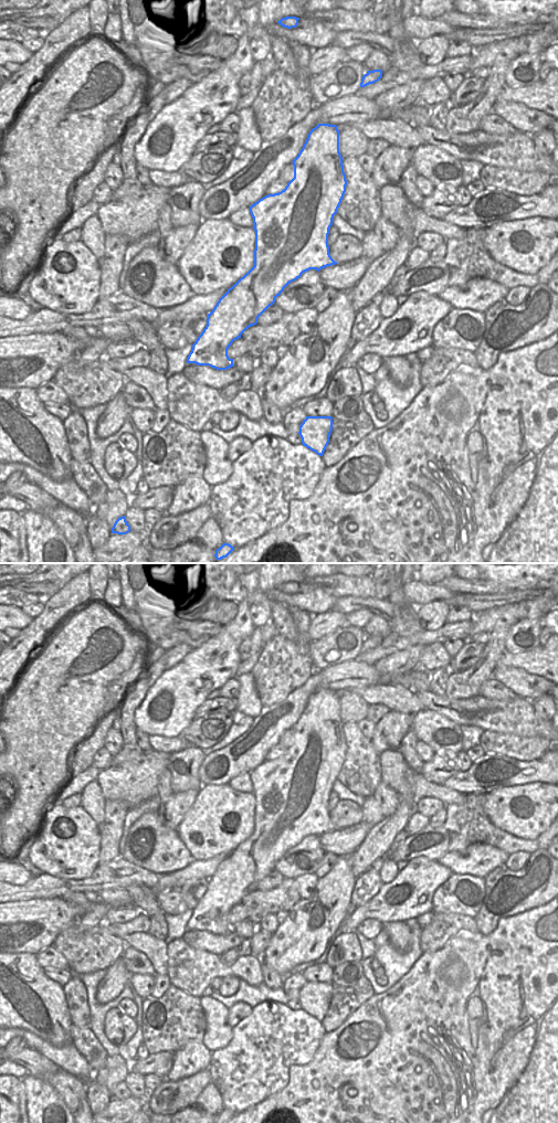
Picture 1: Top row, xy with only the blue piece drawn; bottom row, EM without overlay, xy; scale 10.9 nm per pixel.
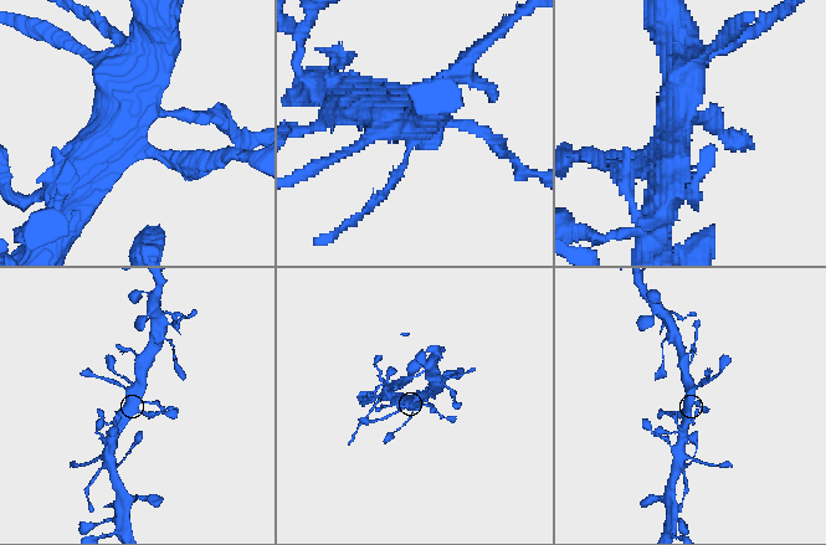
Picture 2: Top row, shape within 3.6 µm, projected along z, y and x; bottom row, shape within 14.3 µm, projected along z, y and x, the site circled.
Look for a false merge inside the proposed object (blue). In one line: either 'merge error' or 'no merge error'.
no merge error

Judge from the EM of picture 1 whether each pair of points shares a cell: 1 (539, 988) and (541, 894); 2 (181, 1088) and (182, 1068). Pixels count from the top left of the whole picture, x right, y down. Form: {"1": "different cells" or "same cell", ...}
{"1": "different cells", "2": "different cells"}

